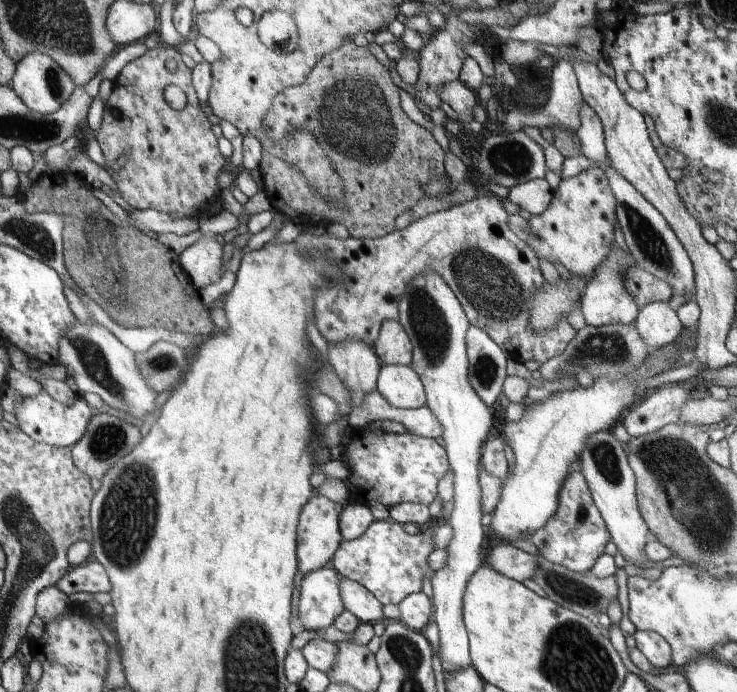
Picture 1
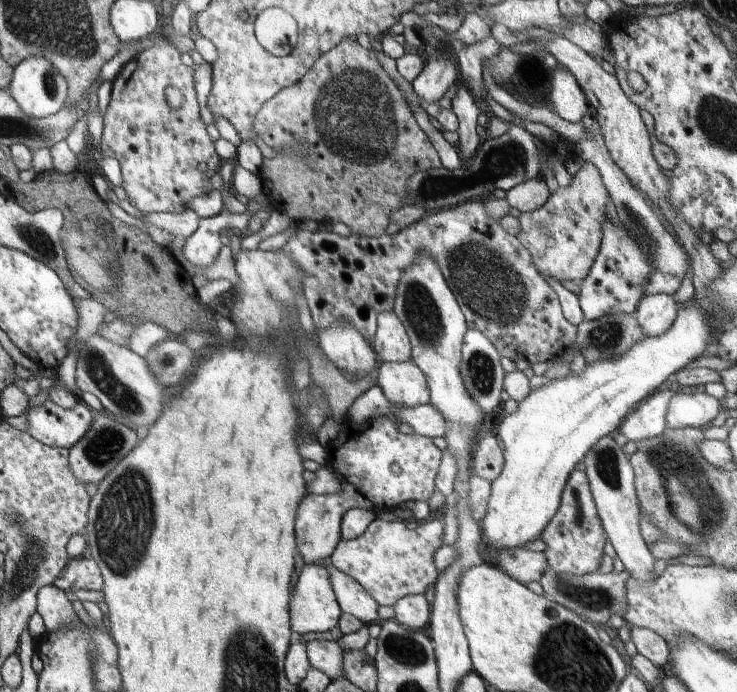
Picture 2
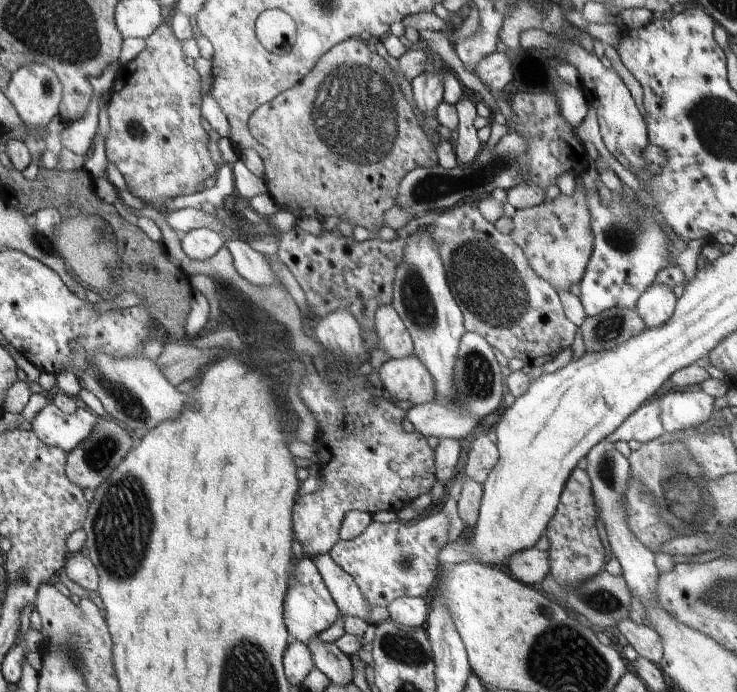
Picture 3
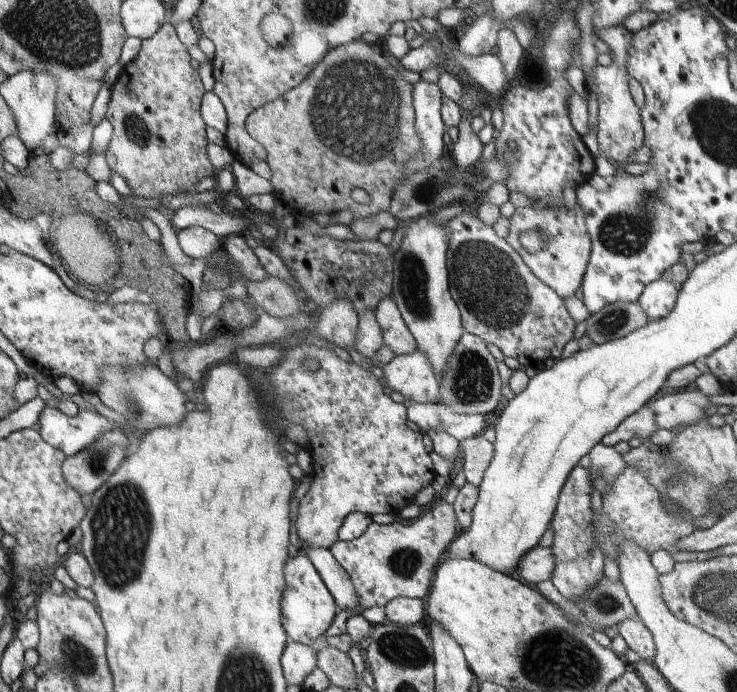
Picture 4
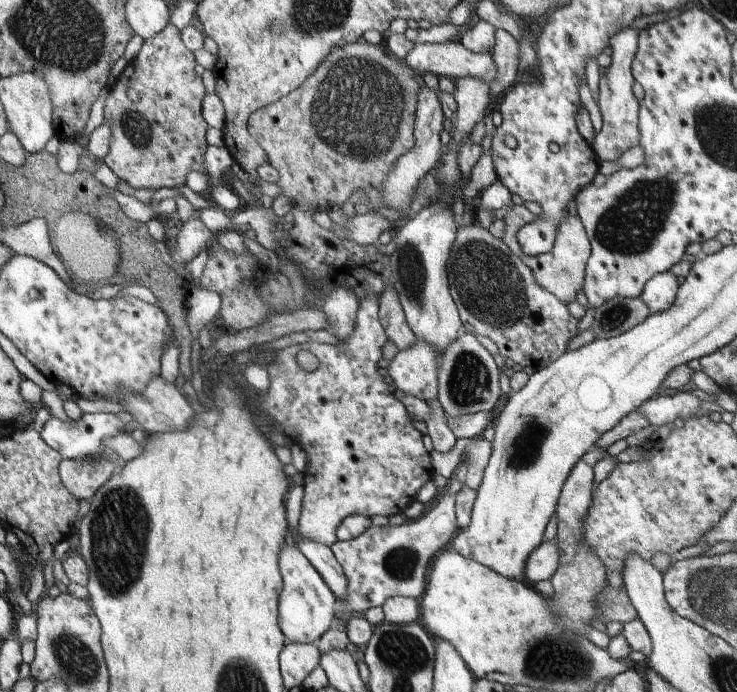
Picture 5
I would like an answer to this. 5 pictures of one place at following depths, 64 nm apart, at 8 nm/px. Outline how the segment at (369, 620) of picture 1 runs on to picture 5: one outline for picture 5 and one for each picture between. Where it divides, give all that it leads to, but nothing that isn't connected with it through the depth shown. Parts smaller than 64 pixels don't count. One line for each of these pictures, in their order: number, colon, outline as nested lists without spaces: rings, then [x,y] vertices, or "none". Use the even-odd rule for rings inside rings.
2: [[[327,560],[321,566],[327,572],[327,582],[331,586],[331,592],[333,592],[333,598],[335,598],[339,610],[343,614],[351,614],[353,618],[357,618],[359,622],[363,622],[363,626],[379,624],[377,622],[377,604],[359,584],[355,580],[351,580],[347,574],[333,568]]]
3: [[[321,552],[321,554],[311,554],[309,556],[311,562],[315,564],[335,608],[345,614],[345,616],[359,616],[363,620],[367,620],[367,612],[369,612],[369,604],[363,600],[361,592],[357,590],[355,582],[349,578],[347,572],[343,572],[331,558],[329,552]]]
4: [[[307,546],[301,552],[311,562],[317,576],[323,580],[325,588],[333,596],[337,610],[345,610],[345,608],[355,610],[355,594],[353,594],[349,576],[347,576],[347,572],[343,572],[343,568],[337,564],[337,560],[333,560],[331,552],[327,548],[319,548],[319,546]]]
5: [[[299,540],[299,544],[295,544],[295,548],[307,558],[307,562],[321,576],[323,584],[331,590],[331,594],[335,598],[343,598],[347,594],[347,580],[343,576],[341,566],[333,558],[331,548],[325,548],[311,540]]]

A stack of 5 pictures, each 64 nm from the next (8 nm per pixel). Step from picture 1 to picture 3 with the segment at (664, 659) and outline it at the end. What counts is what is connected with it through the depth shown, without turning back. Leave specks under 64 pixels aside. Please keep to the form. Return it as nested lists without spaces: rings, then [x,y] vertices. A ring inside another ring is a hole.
[[[627,618],[617,624],[617,630],[627,640],[627,646],[631,646],[639,658],[649,660],[651,664],[659,662],[659,658],[661,658],[661,646],[657,642],[659,638],[649,626],[637,624]]]

